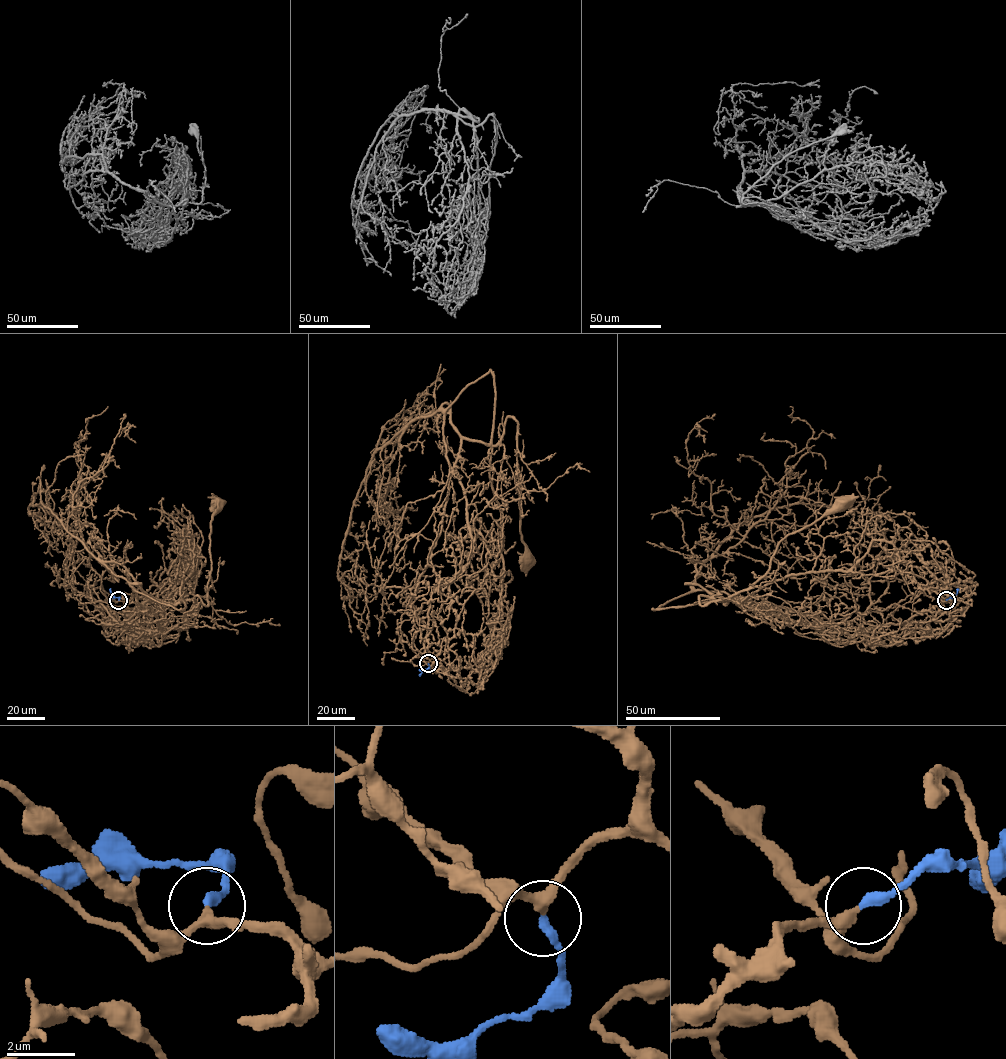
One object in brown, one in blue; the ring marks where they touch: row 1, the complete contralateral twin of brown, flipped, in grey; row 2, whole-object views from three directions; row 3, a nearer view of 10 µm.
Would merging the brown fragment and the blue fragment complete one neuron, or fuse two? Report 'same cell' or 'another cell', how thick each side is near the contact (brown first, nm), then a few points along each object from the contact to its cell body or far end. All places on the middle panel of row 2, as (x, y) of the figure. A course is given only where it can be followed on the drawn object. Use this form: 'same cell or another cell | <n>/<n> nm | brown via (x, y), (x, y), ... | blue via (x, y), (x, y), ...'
same cell | 240/280 nm | brown via (428, 663), (430, 593), (467, 562), (474, 517), (496, 490), (508, 417), (517, 424), (520, 532), (529, 560) | blue via (428, 663), (429, 666), (419, 676)

